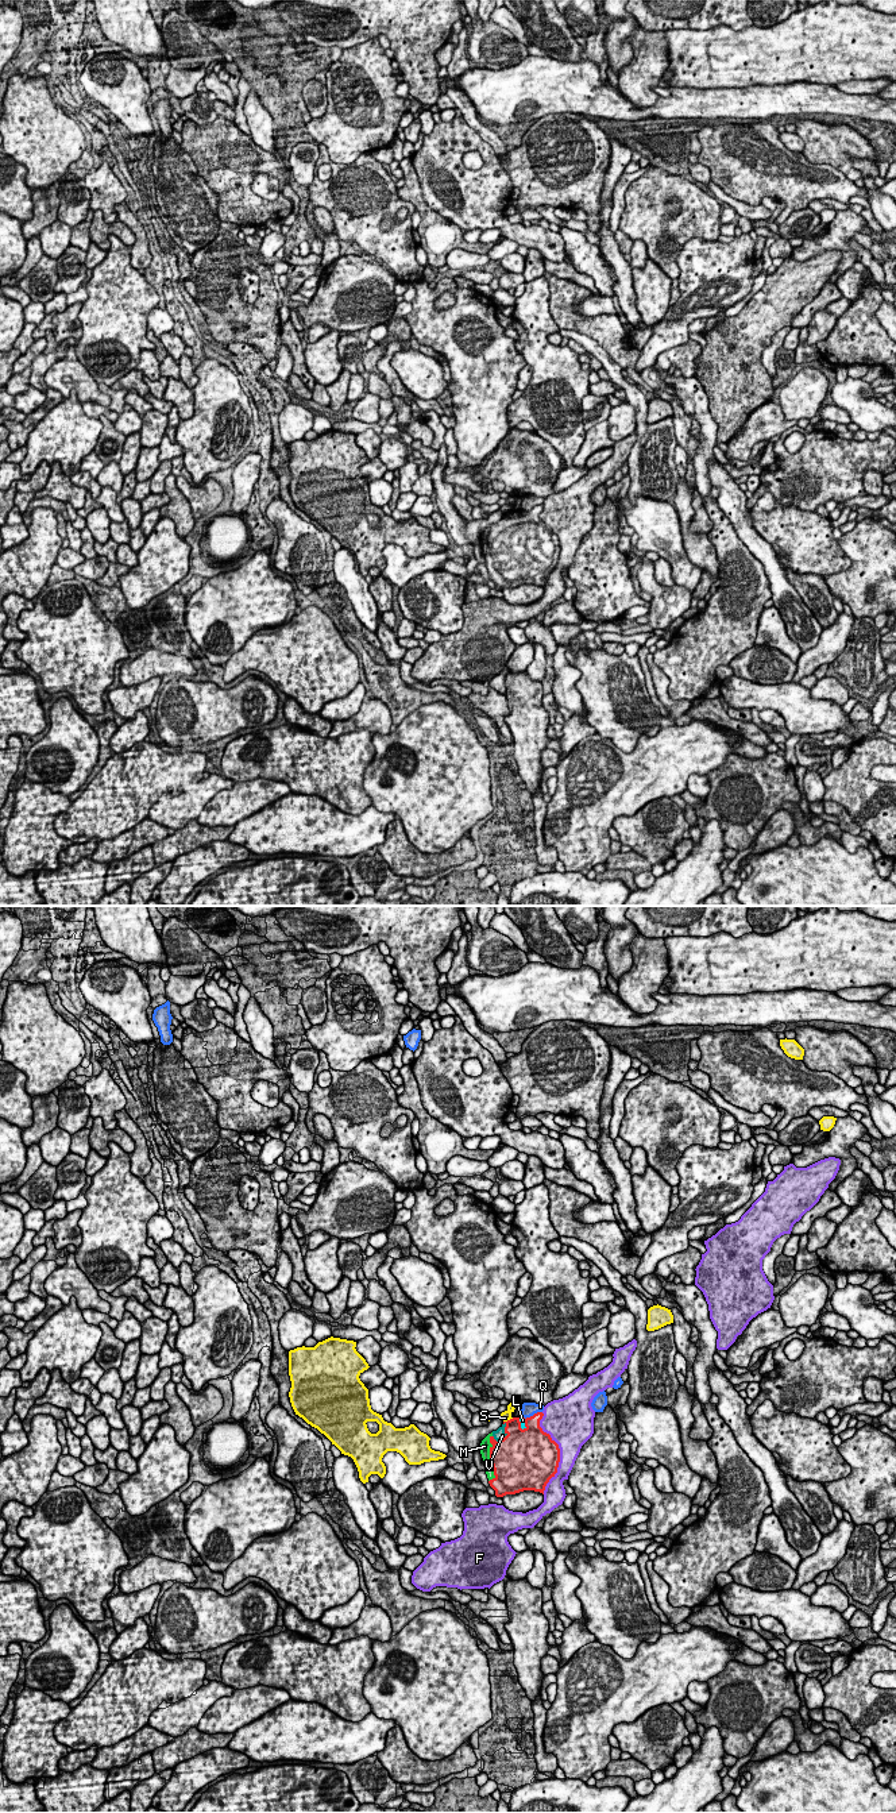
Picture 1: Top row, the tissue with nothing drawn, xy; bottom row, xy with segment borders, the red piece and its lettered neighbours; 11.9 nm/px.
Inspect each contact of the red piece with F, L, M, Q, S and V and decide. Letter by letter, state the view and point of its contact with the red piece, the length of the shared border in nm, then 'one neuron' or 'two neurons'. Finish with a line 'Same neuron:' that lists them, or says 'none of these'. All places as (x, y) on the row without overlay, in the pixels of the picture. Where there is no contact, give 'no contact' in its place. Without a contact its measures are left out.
F: meets red in xy at (559, 546); contact 1000 nm long; two neurons
L: meets red in xy at (520, 517); contact 160 nm long; one neuron
M: meets red in xy at (490, 551); contact 550 nm long; one neuron
Q: meets red in xy at (530, 509); contact 280 nm long; two neurons
S: meets red in xy at (508, 513); contact 140 nm long; two neurons
V: meets red in xy at (505, 525); contact 280 nm long; one neuron
Same neuron: L, M, V

